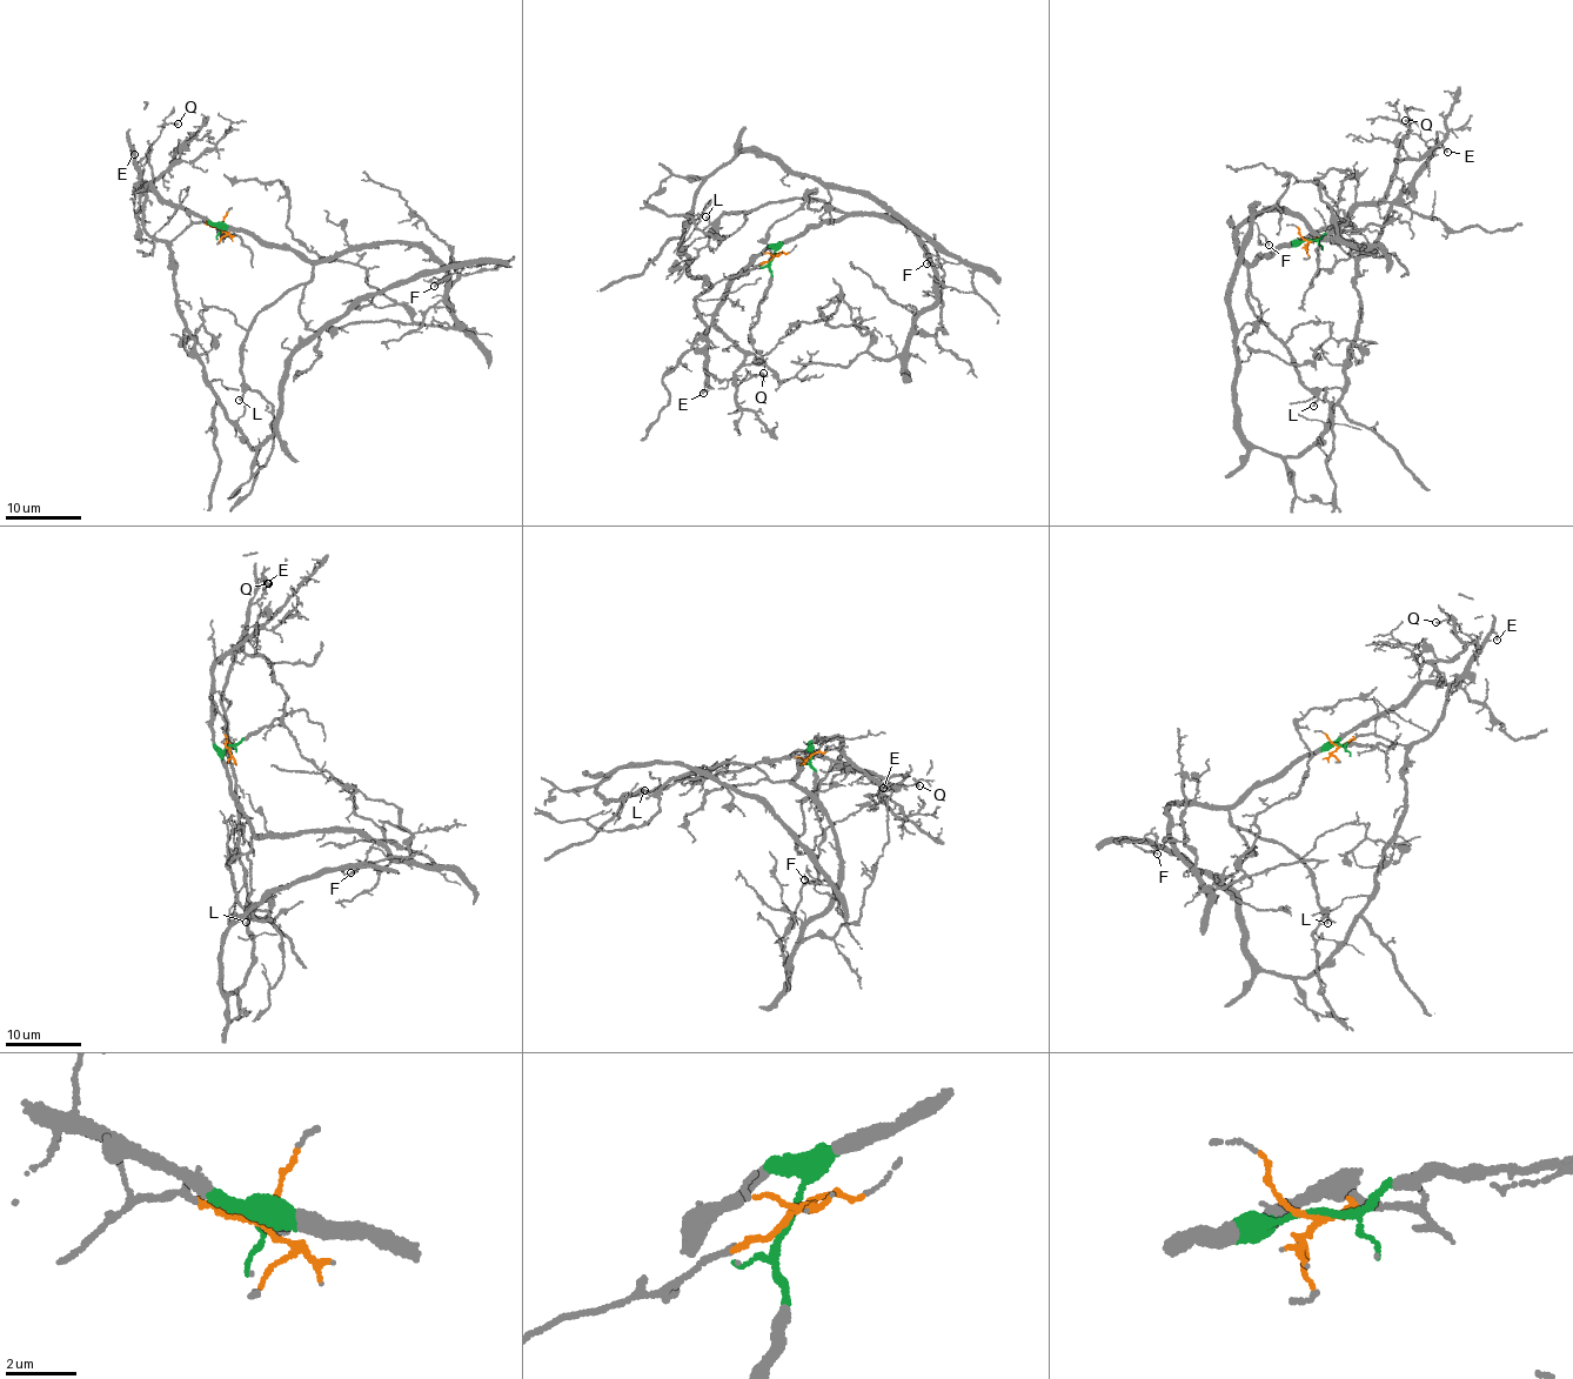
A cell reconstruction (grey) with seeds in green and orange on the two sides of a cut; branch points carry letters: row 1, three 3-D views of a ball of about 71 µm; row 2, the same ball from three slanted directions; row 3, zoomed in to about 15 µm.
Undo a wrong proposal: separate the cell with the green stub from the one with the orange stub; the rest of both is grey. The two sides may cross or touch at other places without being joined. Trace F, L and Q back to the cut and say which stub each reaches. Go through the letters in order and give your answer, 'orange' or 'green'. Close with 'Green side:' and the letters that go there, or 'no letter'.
F: orange
L: green
Q: orange
Green side: L

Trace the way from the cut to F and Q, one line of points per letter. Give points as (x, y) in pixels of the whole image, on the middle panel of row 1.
F: (771, 256), (713, 283), (683, 265), (678, 242), (703, 183), (741, 152), (859, 189), (958, 261), (926, 263)
Q: (771, 256), (713, 283), (695, 299), (697, 313), (709, 330), (708, 372), (717, 379), (745, 380), (763, 373)

